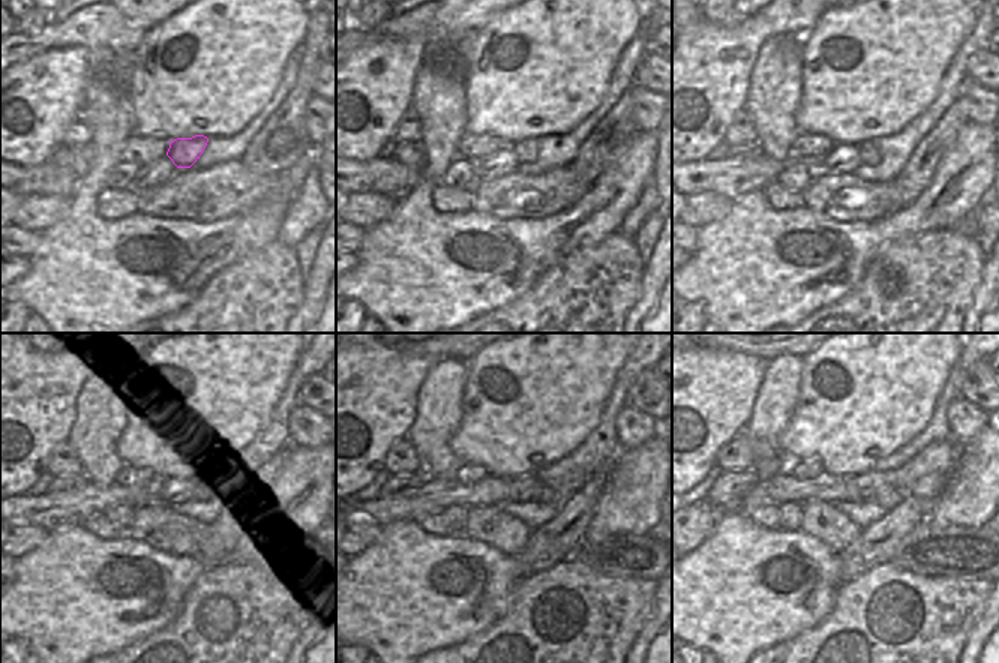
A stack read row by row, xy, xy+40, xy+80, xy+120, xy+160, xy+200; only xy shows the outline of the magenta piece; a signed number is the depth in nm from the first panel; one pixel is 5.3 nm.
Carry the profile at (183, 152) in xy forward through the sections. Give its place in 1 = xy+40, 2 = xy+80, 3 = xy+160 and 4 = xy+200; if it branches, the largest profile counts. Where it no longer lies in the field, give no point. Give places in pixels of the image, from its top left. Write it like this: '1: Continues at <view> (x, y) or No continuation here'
1: Continues at xy+40 (527, 150)
2: Continues at xy+80 (869, 155)
3: Continues at xy+160 (545, 495)
4: Continues at xy+200 (888, 498)

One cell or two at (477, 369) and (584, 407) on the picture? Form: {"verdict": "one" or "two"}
{"verdict": "one"}

